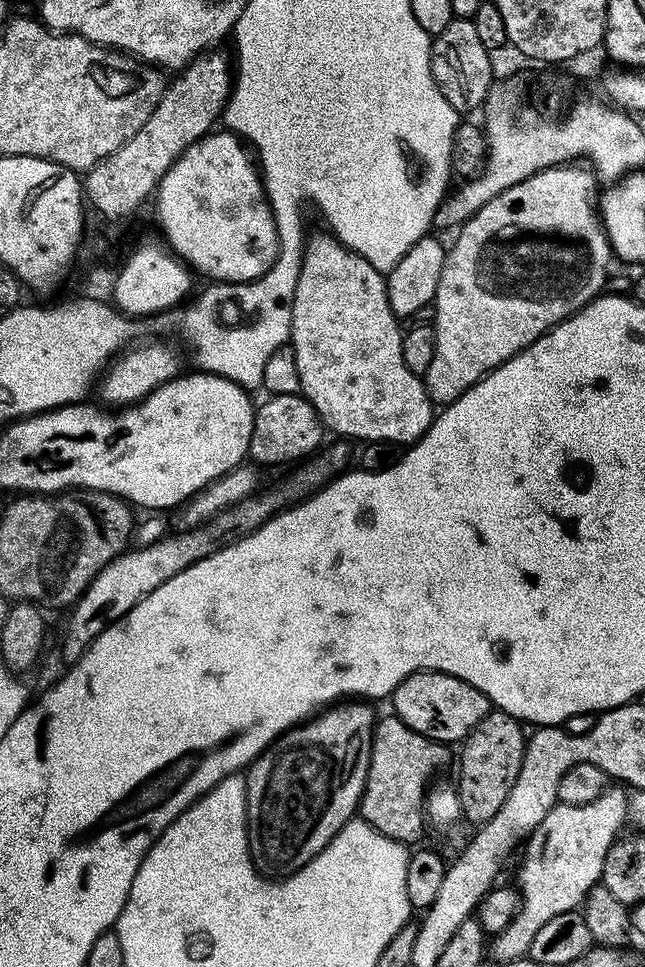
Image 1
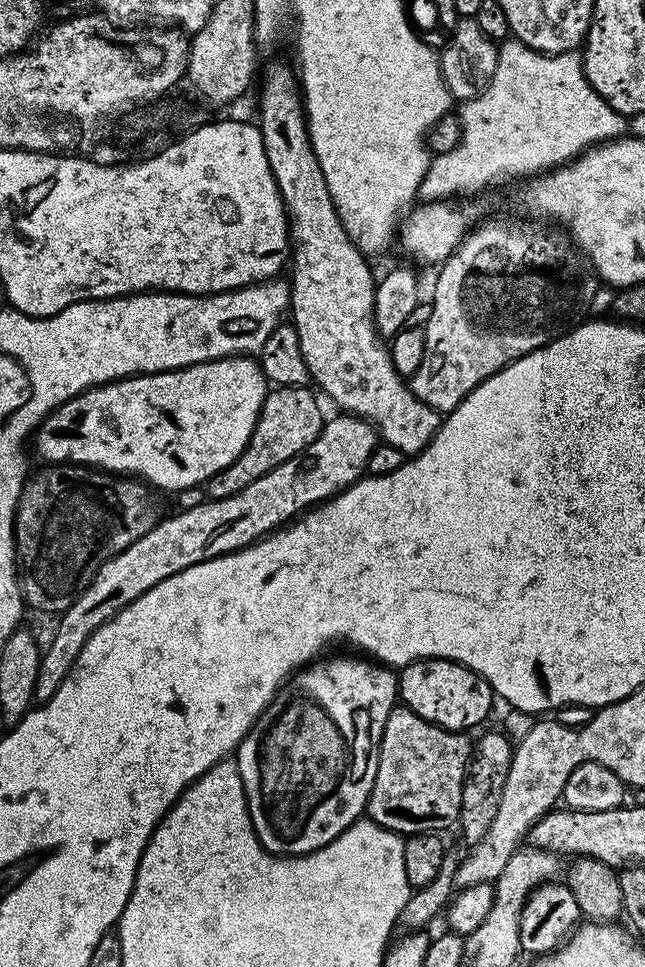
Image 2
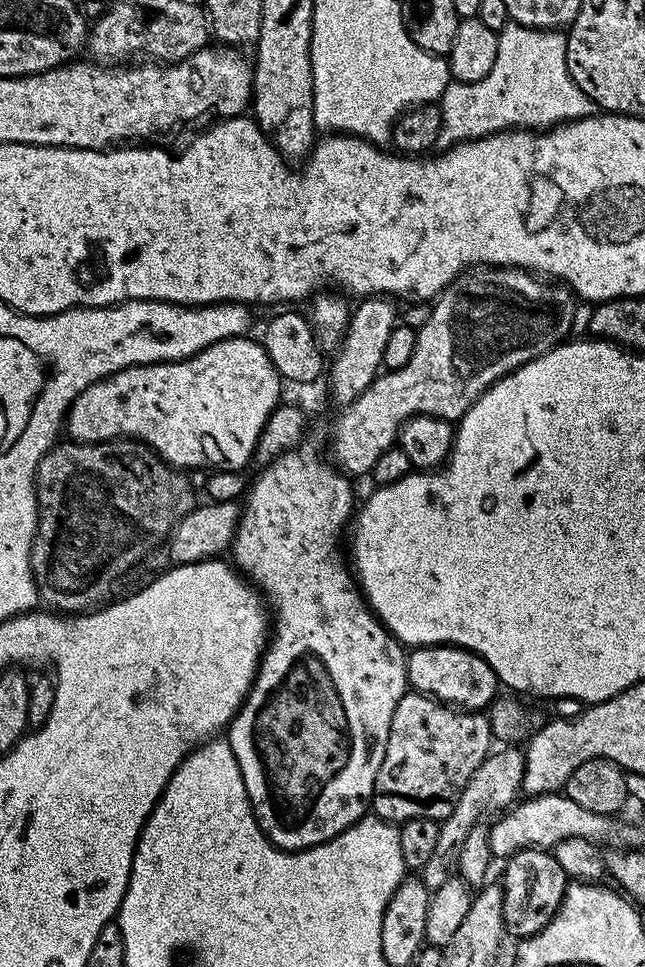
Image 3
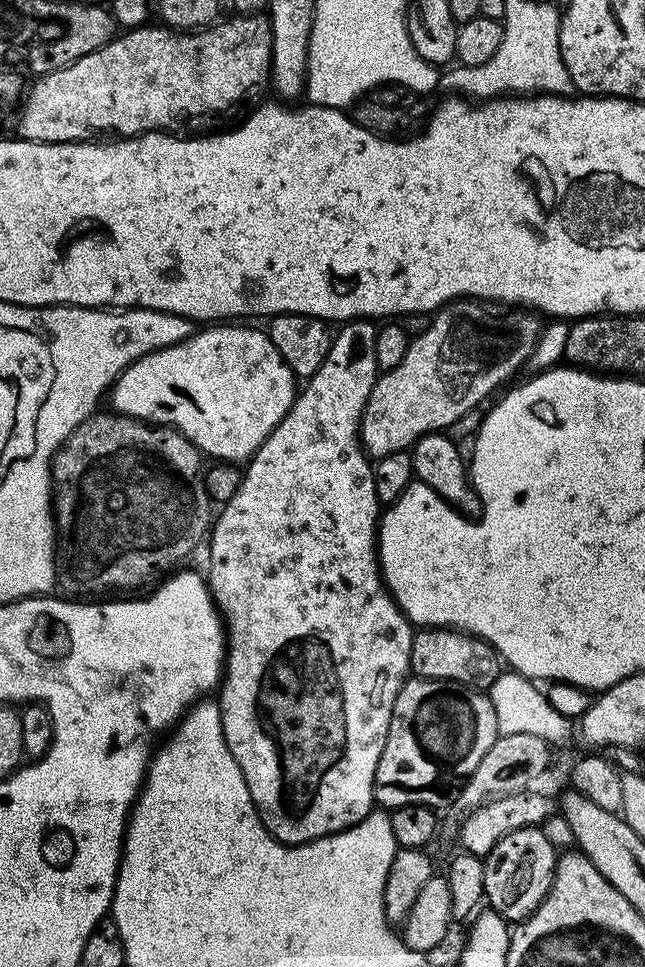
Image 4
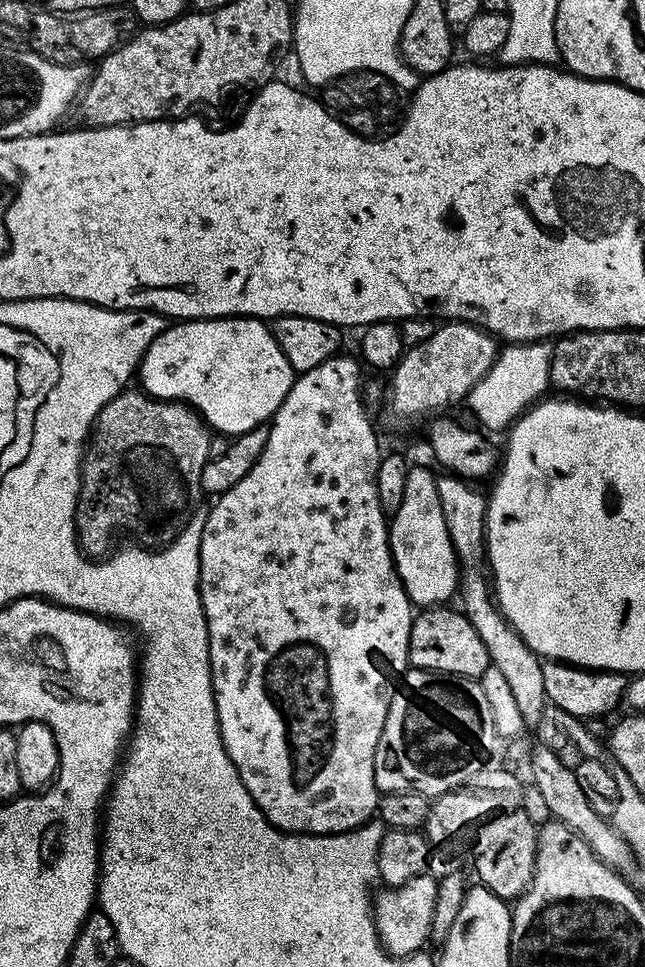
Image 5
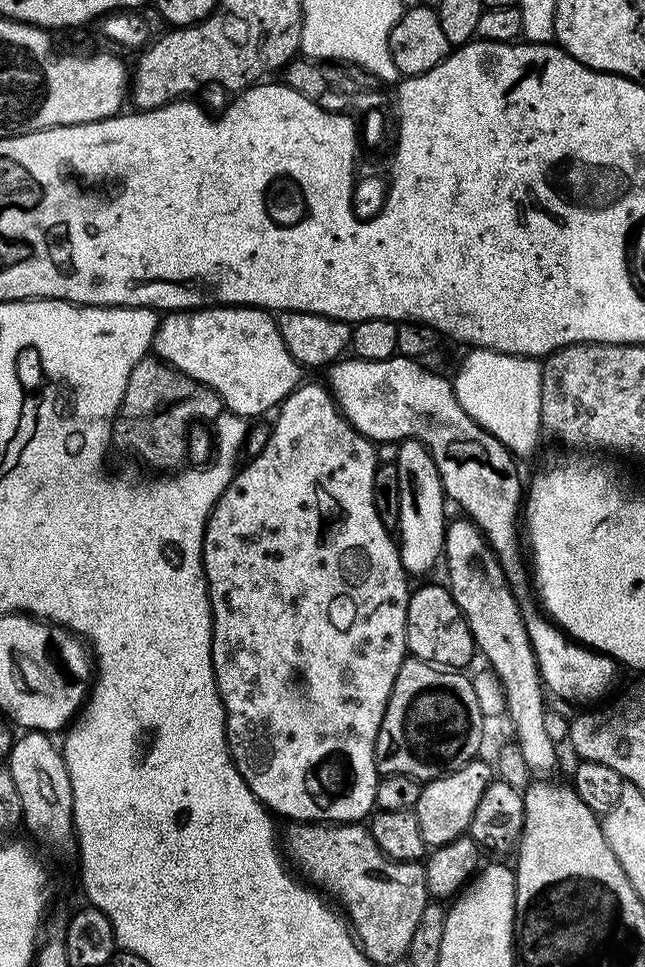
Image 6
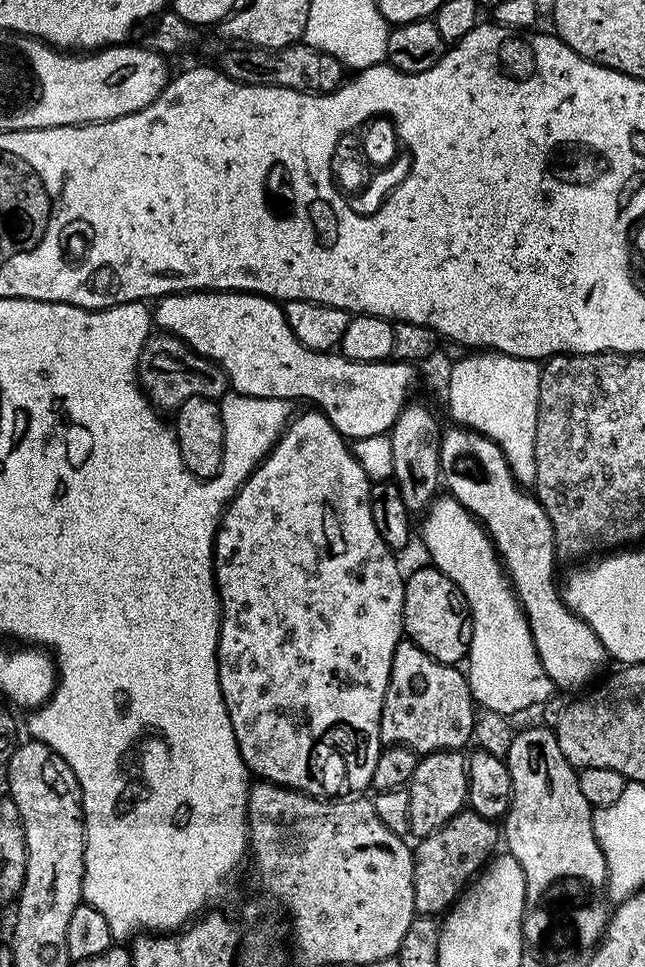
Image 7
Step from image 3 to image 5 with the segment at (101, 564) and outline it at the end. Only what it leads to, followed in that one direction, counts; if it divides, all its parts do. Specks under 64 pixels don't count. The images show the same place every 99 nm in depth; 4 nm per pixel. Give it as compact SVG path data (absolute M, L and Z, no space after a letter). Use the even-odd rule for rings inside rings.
M143 390L132 391L122 396L132 420L124 420L119 399L106 402L94 425L94 440L100 448L89 443L80 465L76 539L92 558L103 557L120 531L129 532L137 545L152 550L172 543L193 515L196 499L201 499L202 470L214 452L213 433L195 408L174 400L155 400Z

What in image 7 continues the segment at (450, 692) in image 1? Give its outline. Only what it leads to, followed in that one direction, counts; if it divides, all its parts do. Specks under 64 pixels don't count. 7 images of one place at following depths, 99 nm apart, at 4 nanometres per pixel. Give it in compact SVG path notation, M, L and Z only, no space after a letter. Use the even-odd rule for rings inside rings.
M435 566L427 567L416 568L412 573L407 573L404 582L404 631L407 639L417 644L430 658L434 658L439 664L456 666L468 655L468 601L447 574Z

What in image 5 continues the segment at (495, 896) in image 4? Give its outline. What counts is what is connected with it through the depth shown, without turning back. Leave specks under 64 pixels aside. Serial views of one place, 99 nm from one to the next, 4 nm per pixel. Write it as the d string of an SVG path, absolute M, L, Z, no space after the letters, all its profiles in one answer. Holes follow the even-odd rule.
M501 810L483 821L475 831L472 864L476 867L477 878L480 879L477 881L489 888L498 899L512 902L528 891L536 865L537 831L538 827L521 810Z

